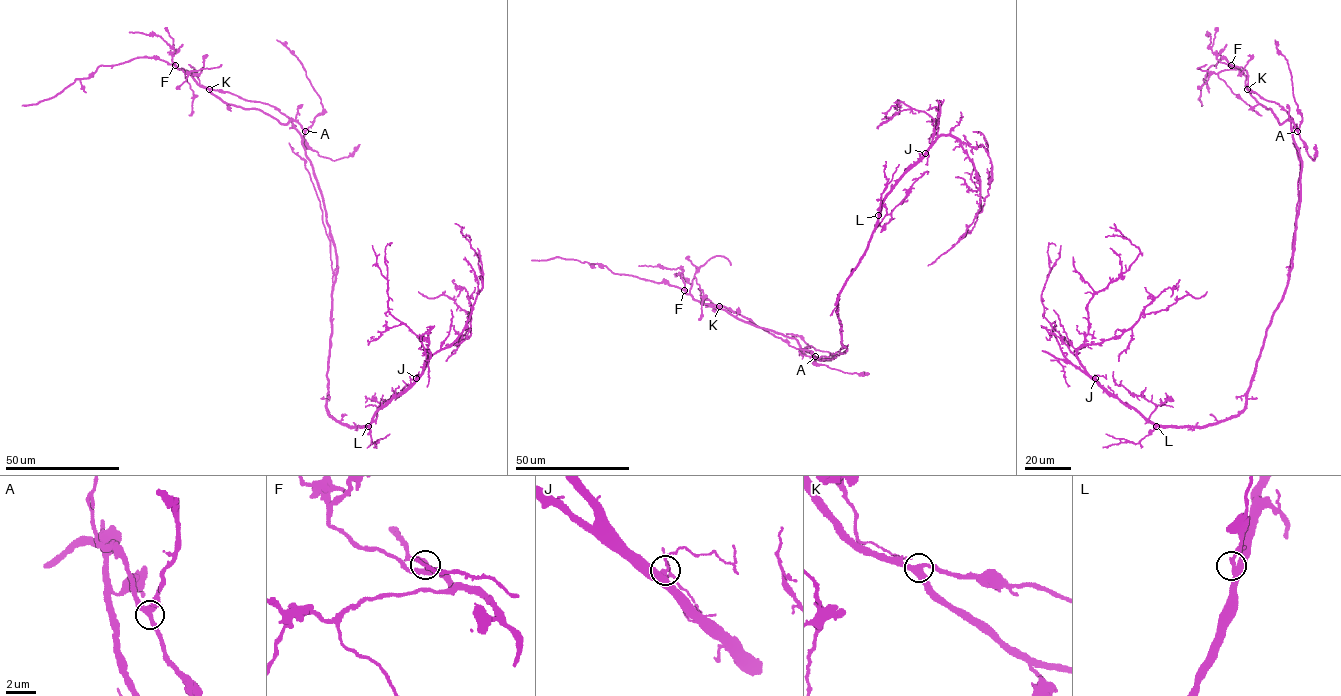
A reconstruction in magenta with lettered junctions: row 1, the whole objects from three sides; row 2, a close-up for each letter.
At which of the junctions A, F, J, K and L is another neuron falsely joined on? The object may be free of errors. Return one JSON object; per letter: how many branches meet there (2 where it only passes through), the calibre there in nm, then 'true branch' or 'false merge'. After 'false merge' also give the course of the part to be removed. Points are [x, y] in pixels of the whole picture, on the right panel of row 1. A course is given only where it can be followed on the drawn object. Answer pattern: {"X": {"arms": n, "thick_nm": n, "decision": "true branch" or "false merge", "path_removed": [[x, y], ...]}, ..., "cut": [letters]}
{"A": {"arms": 3, "thick_nm": 320, "decision": "true branch"}, "F": {"arms": 3, "thick_nm": 320, "decision": "true branch"}, "J": {"arms": 3, "thick_nm": 360, "decision": "true branch"}, "K": {"arms": 3, "thick_nm": 360, "decision": "true branch"}, "L": {"arms": 3, "thick_nm": 340, "decision": "true branch"}, "cut": []}

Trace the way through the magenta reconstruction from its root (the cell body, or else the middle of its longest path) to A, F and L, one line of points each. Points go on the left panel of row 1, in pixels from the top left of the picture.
A: (332, 308), (337, 270), (335, 246), (313, 167), (306, 155), (301, 135), (292, 121), (296, 120), (305, 131)
F: (332, 308), (337, 270), (335, 246), (321, 191), (300, 133), (274, 106), (201, 87), (188, 72), (175, 65)
L: (332, 308), (327, 410), (340, 422), (368, 426)

